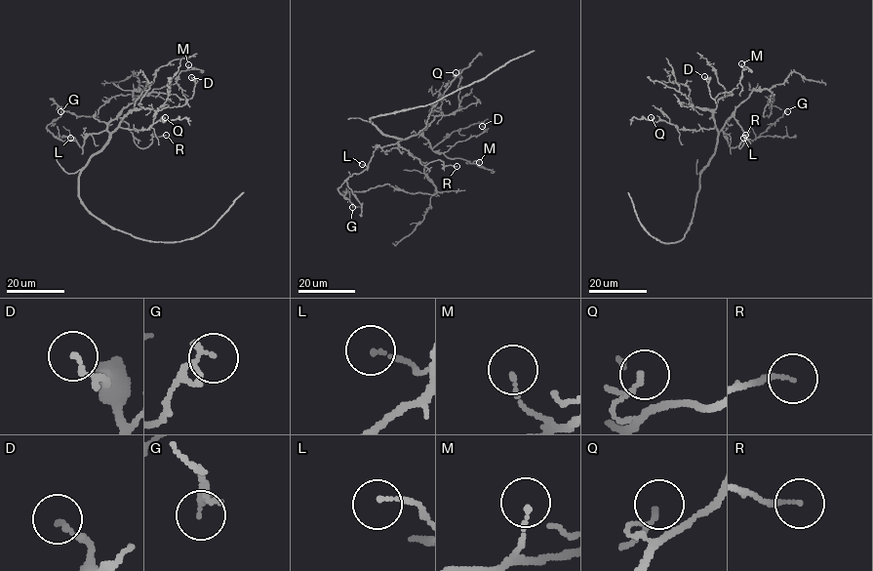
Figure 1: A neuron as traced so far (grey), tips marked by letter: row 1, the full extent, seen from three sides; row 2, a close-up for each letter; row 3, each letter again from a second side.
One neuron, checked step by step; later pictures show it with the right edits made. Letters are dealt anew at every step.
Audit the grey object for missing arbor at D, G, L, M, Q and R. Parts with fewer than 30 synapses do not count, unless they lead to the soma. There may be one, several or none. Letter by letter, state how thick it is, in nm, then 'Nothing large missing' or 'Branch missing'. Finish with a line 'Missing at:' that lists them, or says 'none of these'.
D: Thickness 130 nm. Nothing large missing
G: Thickness 190 nm. Nothing large missing
L: Thickness 130 nm. Nothing large missing
M: Thickness 110 nm. Nothing large missing
Q: Thickness 100 nm. Nothing large missing
R: Thickness 130 nm. Nothing large missing
Missing at: none of these

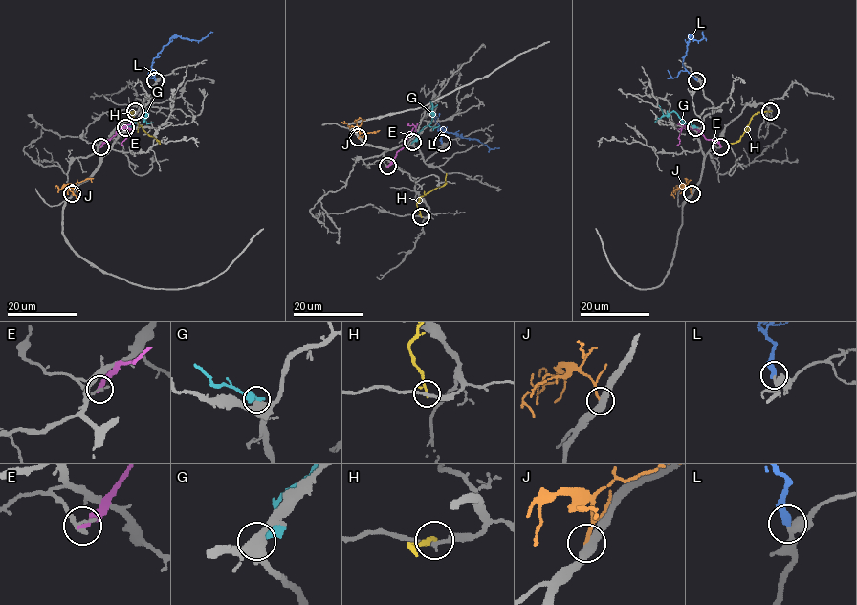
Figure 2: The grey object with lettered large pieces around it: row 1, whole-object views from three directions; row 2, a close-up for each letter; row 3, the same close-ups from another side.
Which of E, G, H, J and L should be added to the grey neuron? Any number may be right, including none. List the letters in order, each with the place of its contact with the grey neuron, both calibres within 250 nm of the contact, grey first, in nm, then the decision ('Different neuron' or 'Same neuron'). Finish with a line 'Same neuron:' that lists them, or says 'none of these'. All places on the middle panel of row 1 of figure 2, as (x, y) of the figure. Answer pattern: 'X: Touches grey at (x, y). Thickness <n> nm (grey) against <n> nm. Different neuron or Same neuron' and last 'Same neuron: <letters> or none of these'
E: Touches grey at (387, 166). Thickness 170 nm (grey) against 260 nm. Different neuron
G: Touches grey at (412, 142). Thickness 500 nm (grey) against 440 nm. Different neuron
H: Touches grey at (421, 216). Thickness 220 nm (grey) against 200 nm. Different neuron
J: Touches grey at (358, 137). Thickness 440 nm (grey) against 190 nm. Different neuron
L: Touches grey at (442, 143). Thickness 400 nm (grey) against 440 nm. Same neuron
Same neuron: L

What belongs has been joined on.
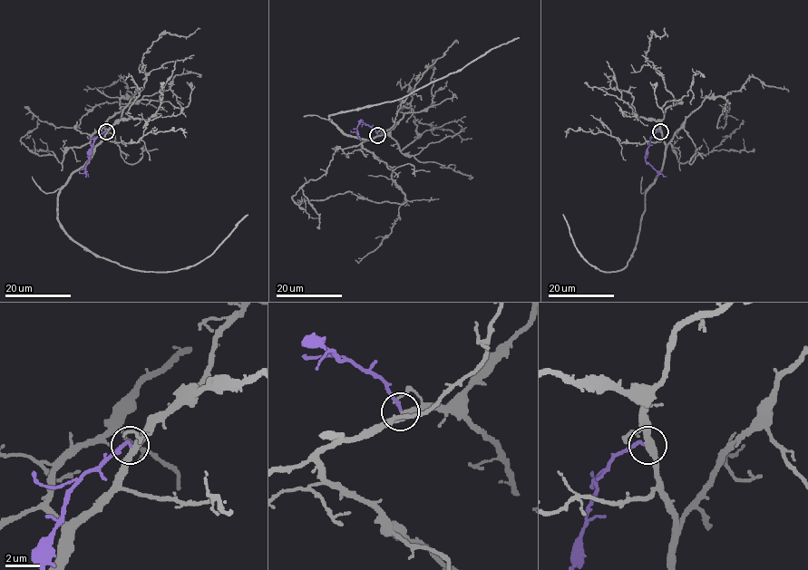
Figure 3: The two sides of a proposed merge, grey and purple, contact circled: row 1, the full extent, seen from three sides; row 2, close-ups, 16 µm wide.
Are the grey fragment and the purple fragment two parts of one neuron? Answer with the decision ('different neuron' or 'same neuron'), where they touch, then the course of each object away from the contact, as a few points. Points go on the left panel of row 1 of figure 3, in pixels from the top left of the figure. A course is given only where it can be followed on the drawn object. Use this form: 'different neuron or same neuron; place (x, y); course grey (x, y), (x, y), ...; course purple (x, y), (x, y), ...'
same neuron; place (106, 131); course grey (106, 130), (57, 199), (59, 226), (92, 252), (144, 271), (175, 271), (212, 253), (247, 214); course purple (105, 130), (96, 138), (91, 149), (85, 169), (88, 176)

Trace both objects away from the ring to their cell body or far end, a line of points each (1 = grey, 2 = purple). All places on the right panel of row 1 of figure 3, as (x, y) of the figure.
1: (660, 130), (662, 169), (646, 192), (637, 241), (622, 269), (602, 271), (591, 265), (563, 214)
2: (660, 130), (650, 138), (645, 159), (666, 176)

